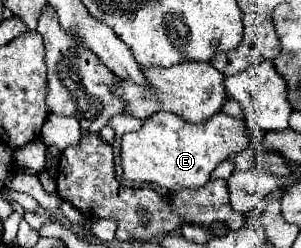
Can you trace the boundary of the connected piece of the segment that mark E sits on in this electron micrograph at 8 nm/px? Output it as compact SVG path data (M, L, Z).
M159 111L145 119L139 131L127 133L121 139L123 175L135 183L157 183L163 189L203 187L211 171L233 153L245 149L245 123L225 113L213 115L209 121L193 125L175 113Z

